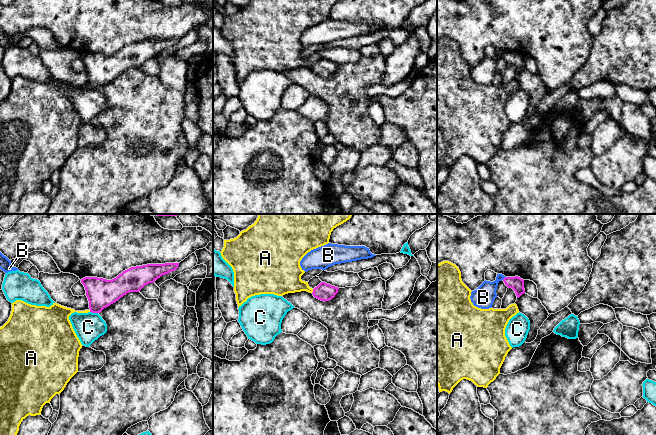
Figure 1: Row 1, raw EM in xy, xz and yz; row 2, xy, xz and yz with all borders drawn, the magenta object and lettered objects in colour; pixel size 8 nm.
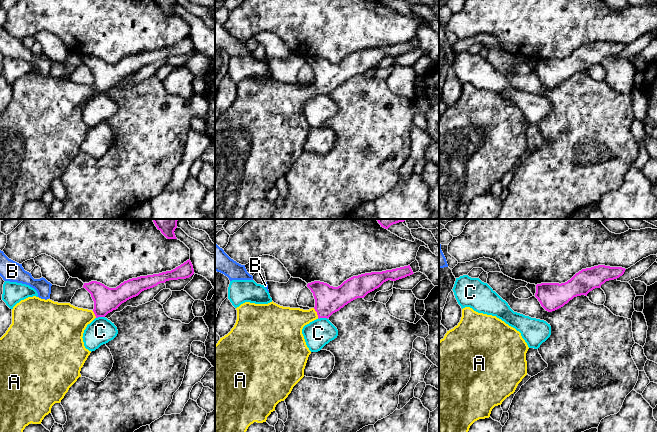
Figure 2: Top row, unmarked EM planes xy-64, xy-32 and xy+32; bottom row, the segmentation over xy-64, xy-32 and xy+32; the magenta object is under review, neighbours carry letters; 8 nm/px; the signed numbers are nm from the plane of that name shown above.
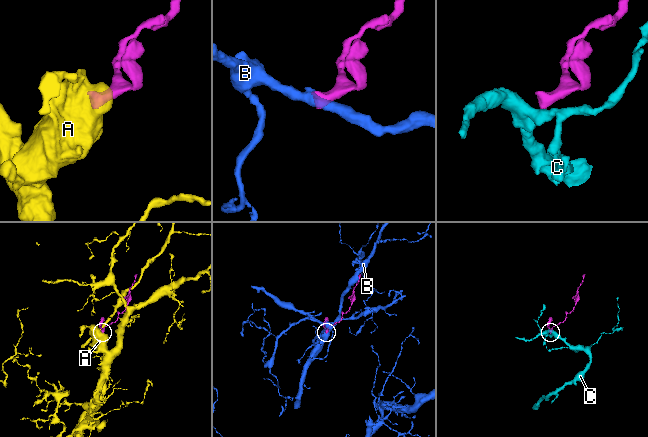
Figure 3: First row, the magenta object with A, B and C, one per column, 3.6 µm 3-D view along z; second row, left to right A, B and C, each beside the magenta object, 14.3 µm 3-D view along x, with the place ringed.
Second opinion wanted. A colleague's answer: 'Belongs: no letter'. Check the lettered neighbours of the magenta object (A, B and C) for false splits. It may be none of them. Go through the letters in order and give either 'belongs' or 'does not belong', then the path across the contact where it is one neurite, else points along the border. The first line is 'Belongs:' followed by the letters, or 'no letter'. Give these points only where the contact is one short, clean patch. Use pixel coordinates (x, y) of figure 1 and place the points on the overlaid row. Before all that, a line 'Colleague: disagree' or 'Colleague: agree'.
Colleague: disagree
Belongs: A
A: belongs | across xz (324, 292), (313, 291), (285, 278)
B: does not belong | along yz (505, 277), (502, 279)
C: does not belong | along xy (90, 311), (97, 313)

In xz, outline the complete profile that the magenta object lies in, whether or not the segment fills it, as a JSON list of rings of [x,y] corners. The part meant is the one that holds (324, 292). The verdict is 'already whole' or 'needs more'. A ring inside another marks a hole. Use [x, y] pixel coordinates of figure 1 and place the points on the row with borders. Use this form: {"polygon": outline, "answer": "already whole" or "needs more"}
{"polygon": [[[258,214],[254,224],[230,240],[224,240],[222,258],[234,272],[234,292],[238,308],[248,298],[260,294],[283,296],[307,291],[321,301],[335,297],[339,288],[321,282],[314,289],[302,281],[305,271],[300,266],[302,258],[311,250],[329,243],[331,232],[351,218],[352,214]]], "answer": "needs more"}

